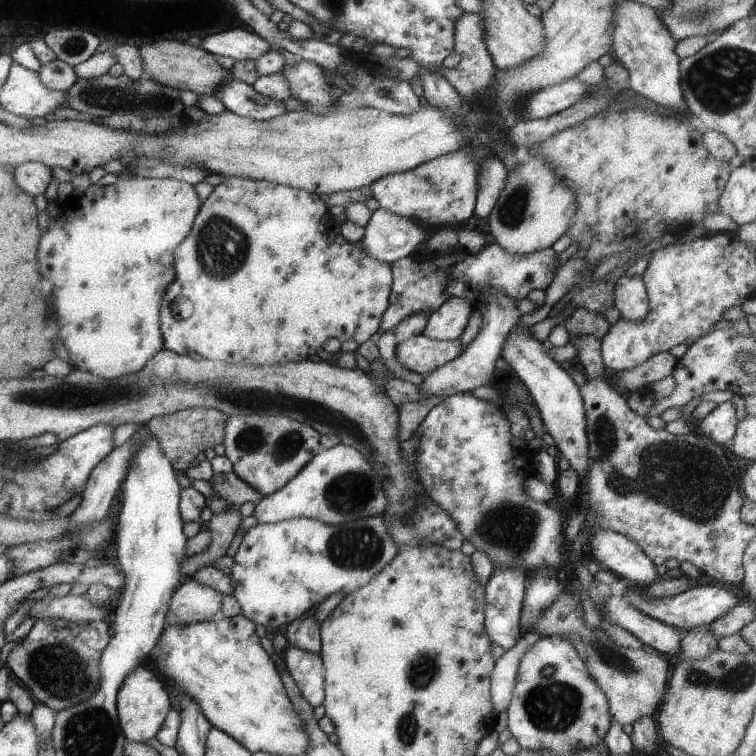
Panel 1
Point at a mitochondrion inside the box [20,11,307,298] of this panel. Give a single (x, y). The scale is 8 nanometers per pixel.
(116, 96)

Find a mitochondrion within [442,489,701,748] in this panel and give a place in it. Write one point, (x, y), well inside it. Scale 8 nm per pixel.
(554, 705)

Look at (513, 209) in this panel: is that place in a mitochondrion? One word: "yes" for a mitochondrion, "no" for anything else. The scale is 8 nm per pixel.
yes

